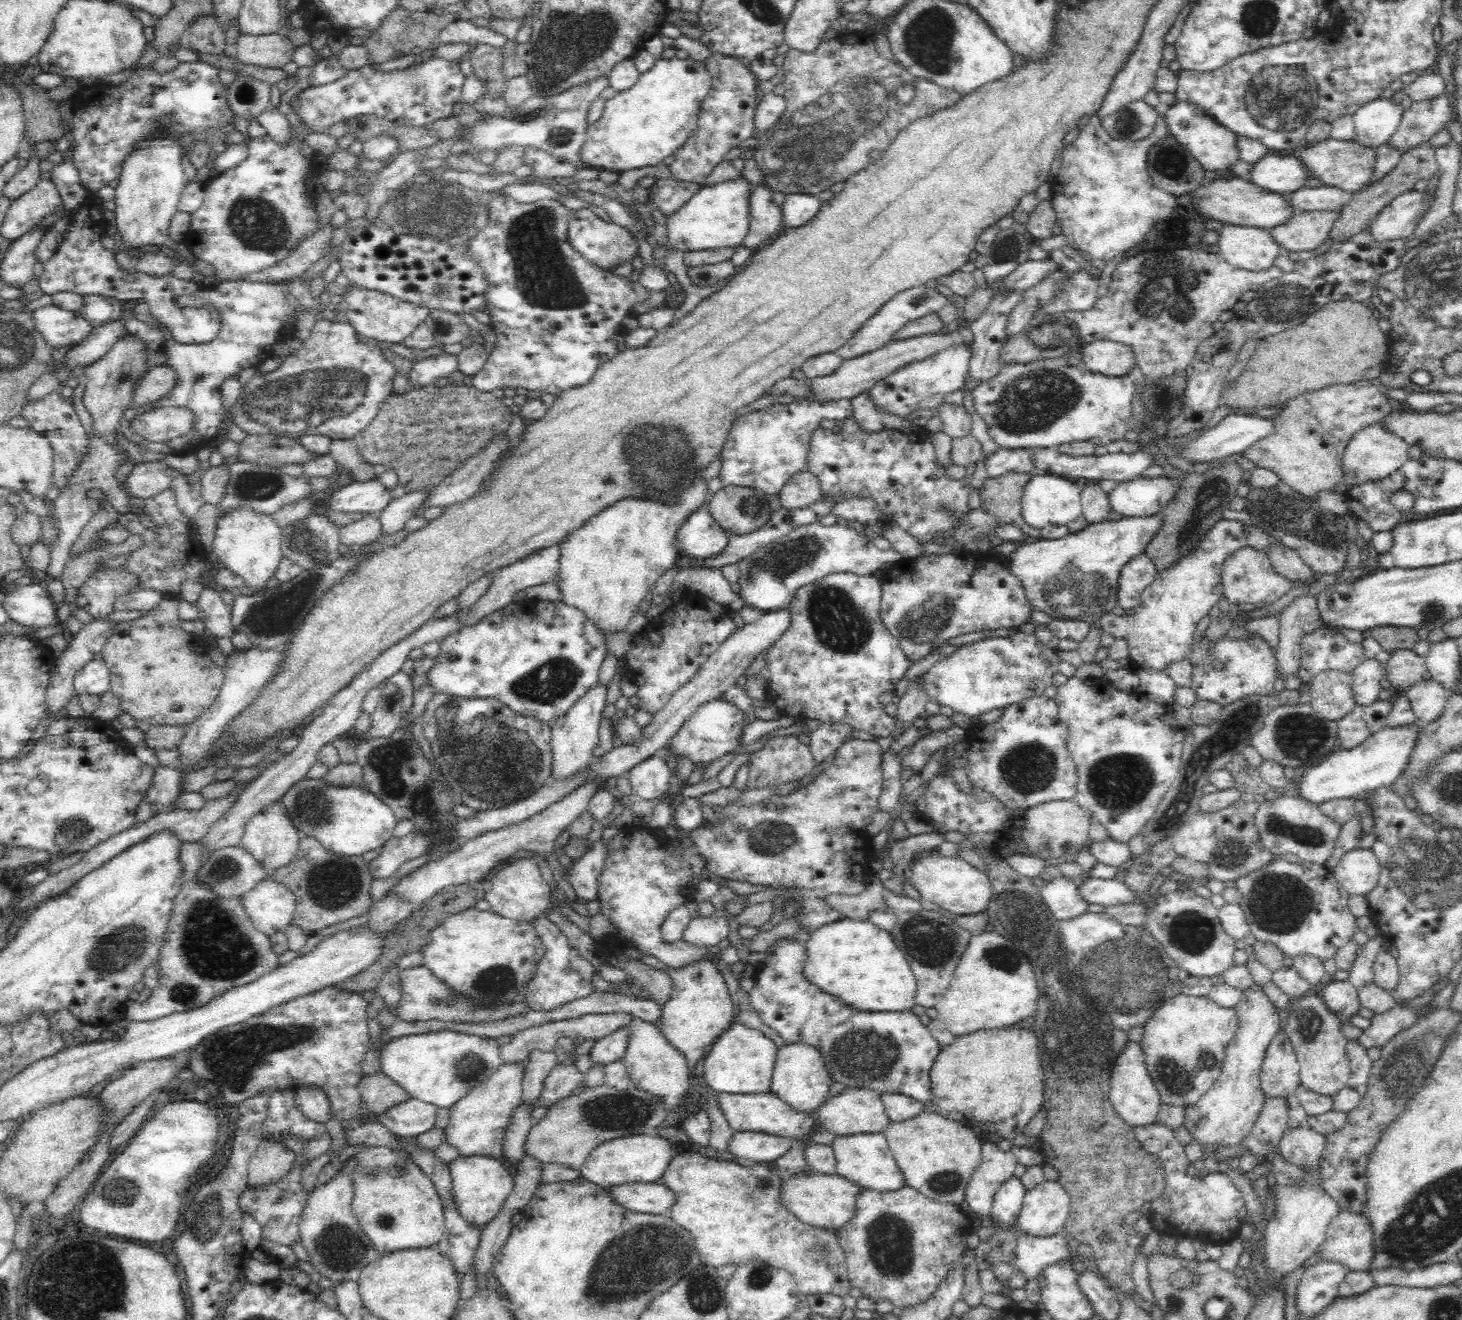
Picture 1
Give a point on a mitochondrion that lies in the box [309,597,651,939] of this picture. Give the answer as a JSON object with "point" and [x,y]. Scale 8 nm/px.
{"point":[492,761]}

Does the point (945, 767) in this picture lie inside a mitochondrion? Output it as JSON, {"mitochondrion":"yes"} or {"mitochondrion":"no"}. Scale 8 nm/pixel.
{"mitochondrion":"no"}

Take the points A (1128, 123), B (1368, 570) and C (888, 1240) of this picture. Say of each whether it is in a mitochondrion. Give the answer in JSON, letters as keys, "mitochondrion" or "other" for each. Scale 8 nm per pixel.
{"A":"mitochondrion","B":"other","C":"mitochondrion"}

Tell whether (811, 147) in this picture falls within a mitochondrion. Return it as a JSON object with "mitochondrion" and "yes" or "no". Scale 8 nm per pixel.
{"mitochondrion":"yes"}

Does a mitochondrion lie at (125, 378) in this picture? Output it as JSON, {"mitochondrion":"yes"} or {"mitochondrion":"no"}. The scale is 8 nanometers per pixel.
{"mitochondrion":"yes"}

